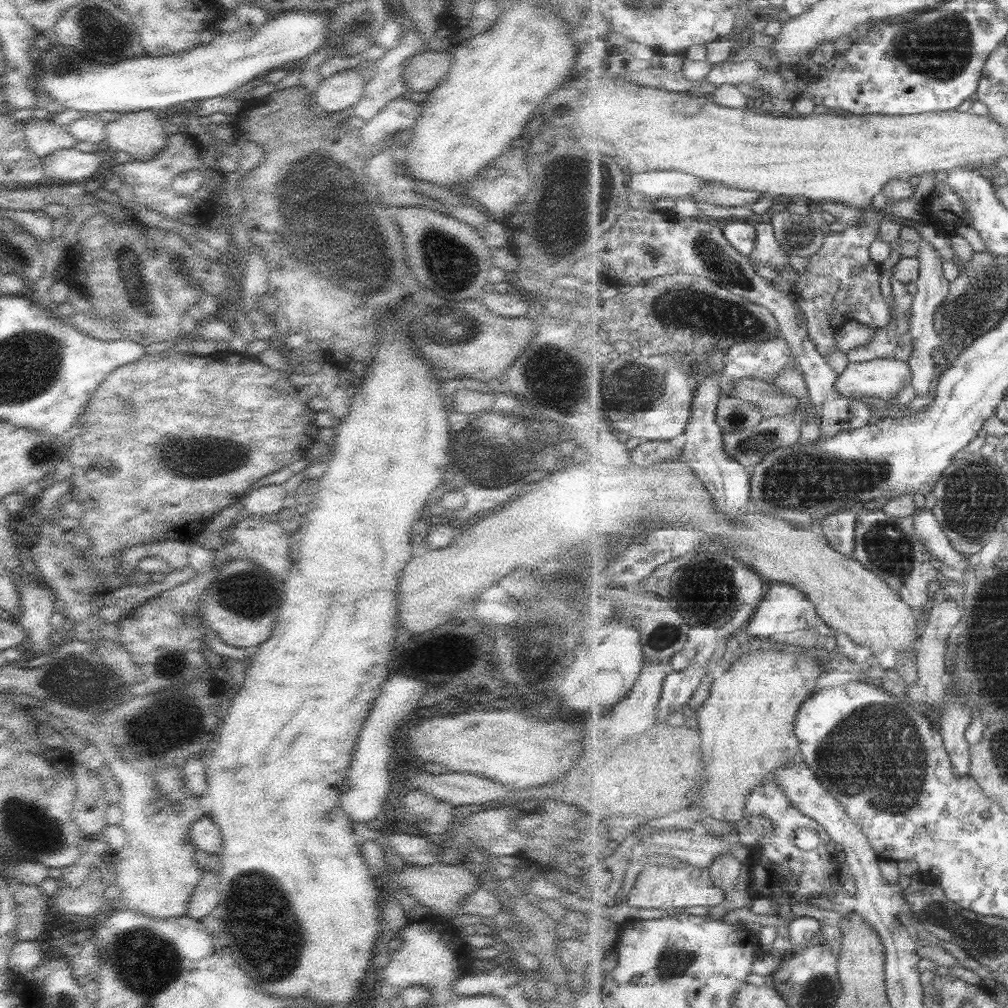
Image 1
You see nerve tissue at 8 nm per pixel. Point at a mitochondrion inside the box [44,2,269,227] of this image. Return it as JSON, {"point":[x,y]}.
{"point":[97,33]}

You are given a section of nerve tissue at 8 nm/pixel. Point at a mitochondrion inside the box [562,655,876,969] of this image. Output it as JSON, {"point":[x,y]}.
{"point":[774,864]}

